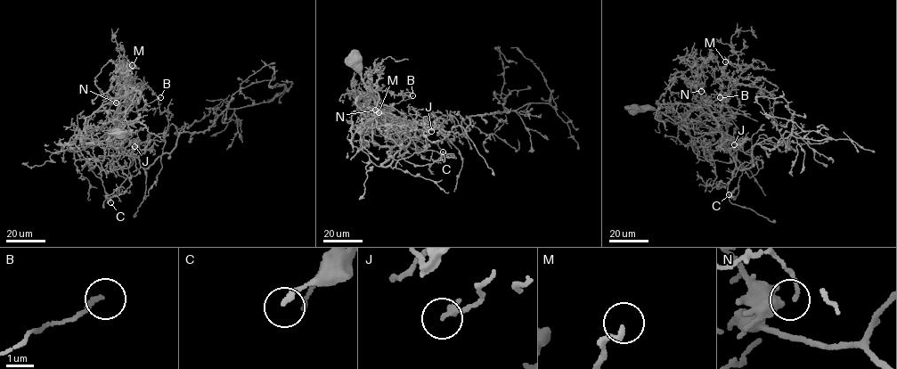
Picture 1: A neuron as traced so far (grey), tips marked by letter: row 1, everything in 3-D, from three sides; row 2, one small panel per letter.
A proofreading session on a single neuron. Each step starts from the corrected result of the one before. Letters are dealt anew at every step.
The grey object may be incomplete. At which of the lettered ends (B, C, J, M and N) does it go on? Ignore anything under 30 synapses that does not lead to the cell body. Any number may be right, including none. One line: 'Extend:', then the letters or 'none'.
Extend: M

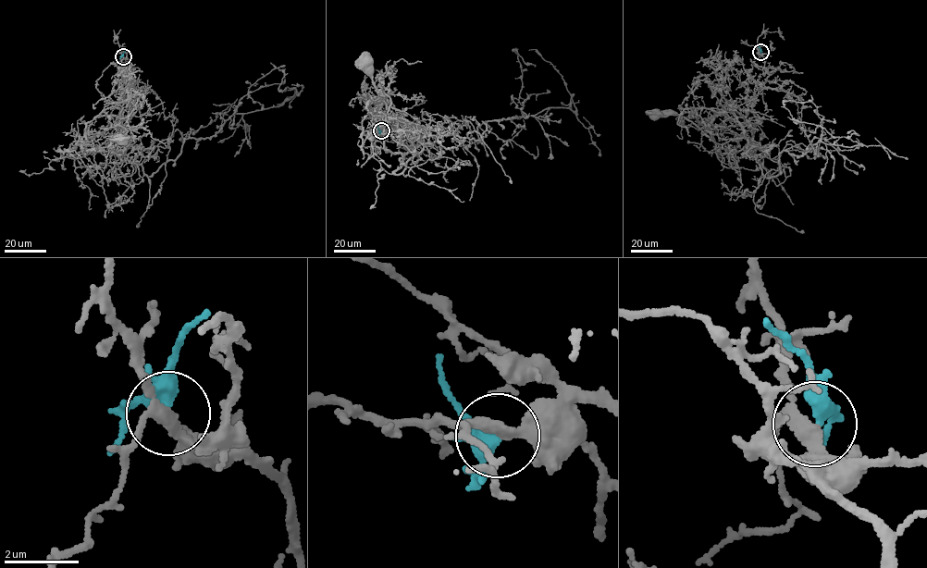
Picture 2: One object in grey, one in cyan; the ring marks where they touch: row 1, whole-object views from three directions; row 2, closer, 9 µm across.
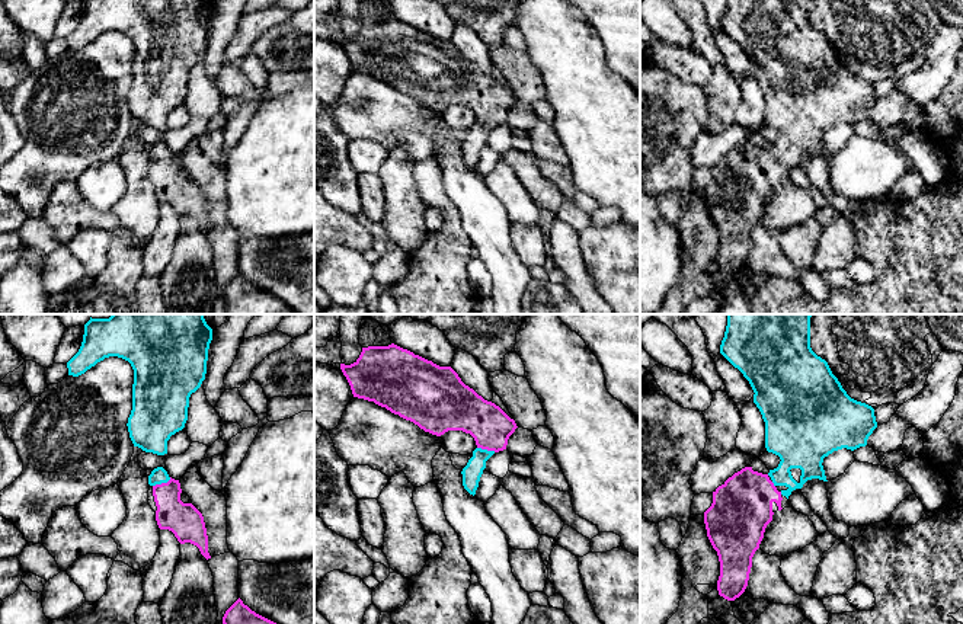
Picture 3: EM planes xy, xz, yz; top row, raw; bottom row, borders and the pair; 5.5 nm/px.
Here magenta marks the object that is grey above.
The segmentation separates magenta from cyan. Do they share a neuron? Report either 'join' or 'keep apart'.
join

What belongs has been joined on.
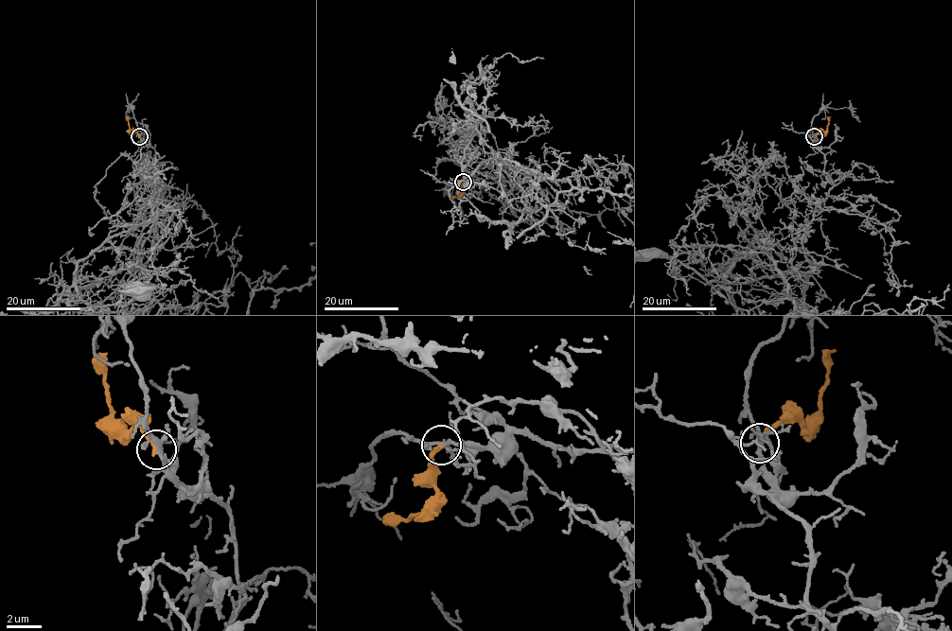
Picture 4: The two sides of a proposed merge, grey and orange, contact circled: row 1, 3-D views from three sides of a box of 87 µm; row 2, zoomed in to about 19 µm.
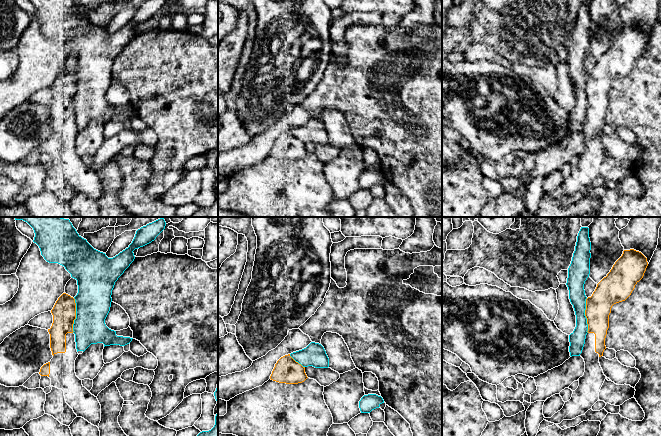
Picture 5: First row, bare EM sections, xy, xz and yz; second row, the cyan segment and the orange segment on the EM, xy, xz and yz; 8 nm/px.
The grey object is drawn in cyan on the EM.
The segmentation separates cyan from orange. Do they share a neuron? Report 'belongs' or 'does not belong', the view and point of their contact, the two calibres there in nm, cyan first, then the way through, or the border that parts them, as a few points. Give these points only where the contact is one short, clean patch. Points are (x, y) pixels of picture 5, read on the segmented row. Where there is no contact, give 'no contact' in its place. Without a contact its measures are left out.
does not belong; meets cyan in xy at (76, 315); 280 nm thick on the cyan side, 190 nm on the other

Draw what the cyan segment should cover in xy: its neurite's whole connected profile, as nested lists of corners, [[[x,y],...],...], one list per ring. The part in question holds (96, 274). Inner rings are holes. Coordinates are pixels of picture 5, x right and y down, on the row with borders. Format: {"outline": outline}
{"outline": [[[14,217],[15,220],[27,222],[34,230],[36,243],[41,255],[49,263],[58,263],[65,267],[71,277],[77,280],[78,293],[74,297],[76,303],[76,319],[73,324],[76,349],[85,351],[91,344],[103,343],[105,346],[129,344],[133,338],[117,336],[116,331],[109,329],[105,319],[110,311],[112,290],[115,282],[134,261],[133,251],[156,239],[165,229],[166,222],[160,218],[136,231],[135,237],[128,248],[113,258],[94,249],[86,239],[82,238],[69,219],[61,217]]]}

